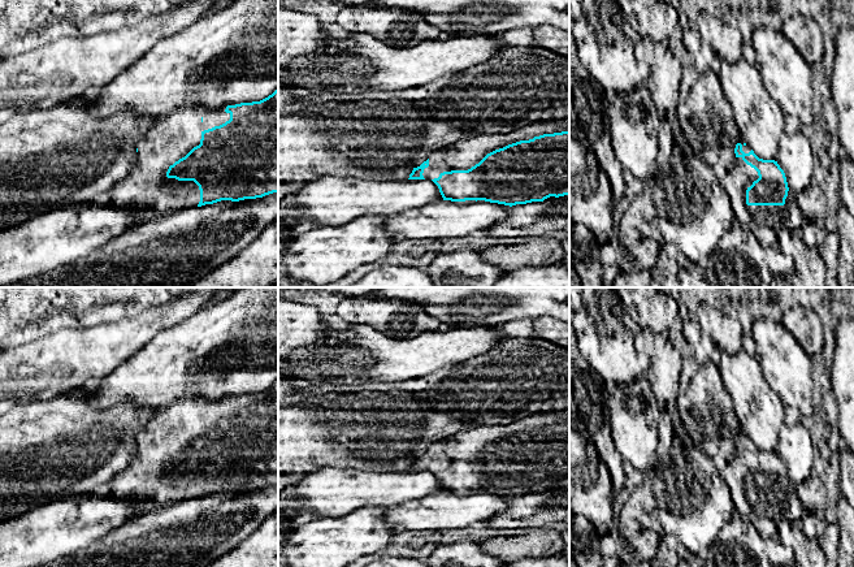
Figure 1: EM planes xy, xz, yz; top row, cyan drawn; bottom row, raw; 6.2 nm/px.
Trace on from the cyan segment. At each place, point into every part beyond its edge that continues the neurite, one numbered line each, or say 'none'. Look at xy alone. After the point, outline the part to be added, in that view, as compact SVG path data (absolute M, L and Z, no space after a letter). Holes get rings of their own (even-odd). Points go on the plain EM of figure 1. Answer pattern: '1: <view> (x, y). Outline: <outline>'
1: xy (146, 477). Outline: M186 399L159 411L138 433L133 459L112 479L105 493L129 502L148 501L152 506L198 498L199 477L194 472L168 469L166 463L200 436L204 421L230 411L225 401Z

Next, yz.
1: yz (764, 513). Outline: M736 449L729 462L720 463L720 476L728 485L736 514L751 523L764 538L777 537L779 521L801 521L805 507L790 481L784 497L747 497L746 481L758 469L758 463L742 449Z

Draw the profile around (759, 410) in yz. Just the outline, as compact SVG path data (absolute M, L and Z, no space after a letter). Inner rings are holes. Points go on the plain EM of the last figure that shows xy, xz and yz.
M744 349L737 354L721 351L719 371L742 432L759 450L776 453L779 436L785 424L785 407L779 394L768 385L755 356L749 355Z

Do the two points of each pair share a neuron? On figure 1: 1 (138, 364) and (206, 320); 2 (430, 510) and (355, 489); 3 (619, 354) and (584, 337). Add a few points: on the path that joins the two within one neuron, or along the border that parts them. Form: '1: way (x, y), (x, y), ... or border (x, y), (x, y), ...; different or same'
1: way (155, 364), (161, 364), (189, 337); same
2: border (434, 494), (407, 500), (386, 507); different
3: way (610, 354), (601, 354), (593, 346); same

